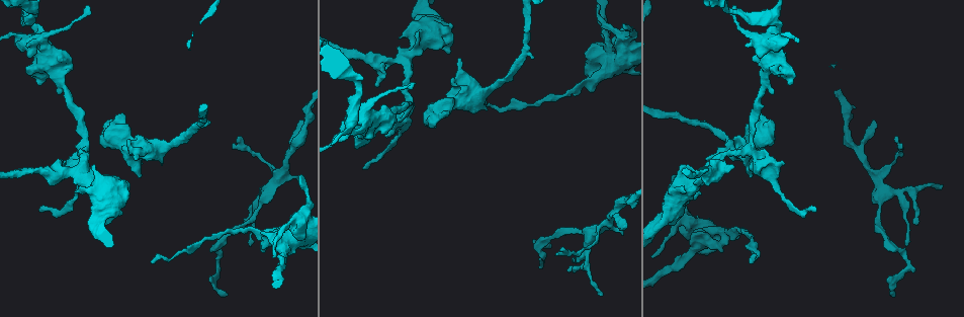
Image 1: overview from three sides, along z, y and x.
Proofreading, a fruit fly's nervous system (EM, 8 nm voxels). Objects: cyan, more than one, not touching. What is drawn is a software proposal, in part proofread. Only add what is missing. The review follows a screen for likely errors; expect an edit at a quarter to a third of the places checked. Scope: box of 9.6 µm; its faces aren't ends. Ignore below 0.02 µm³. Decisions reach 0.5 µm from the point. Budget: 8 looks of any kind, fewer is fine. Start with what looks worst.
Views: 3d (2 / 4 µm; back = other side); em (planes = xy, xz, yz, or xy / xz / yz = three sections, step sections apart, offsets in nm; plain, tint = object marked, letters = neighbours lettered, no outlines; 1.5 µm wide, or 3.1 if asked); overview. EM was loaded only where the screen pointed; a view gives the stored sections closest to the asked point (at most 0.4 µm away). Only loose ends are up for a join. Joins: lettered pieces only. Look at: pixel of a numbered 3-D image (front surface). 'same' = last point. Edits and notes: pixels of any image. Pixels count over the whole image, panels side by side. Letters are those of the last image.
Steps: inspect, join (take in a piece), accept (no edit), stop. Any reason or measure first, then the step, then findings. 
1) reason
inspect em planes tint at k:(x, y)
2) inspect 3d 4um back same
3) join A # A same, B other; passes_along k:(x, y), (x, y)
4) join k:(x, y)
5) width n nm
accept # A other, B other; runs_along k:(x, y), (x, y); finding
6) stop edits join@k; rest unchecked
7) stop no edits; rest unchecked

inspect em planes letters at 1:(707, 158)

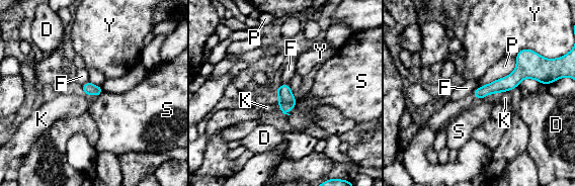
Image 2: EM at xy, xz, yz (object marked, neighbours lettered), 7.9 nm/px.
accept # D other, F other, K other, P other, S other, Y other; none of them fits

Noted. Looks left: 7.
branch stops here
inspect 3d 4um back at 1:(602, 296)

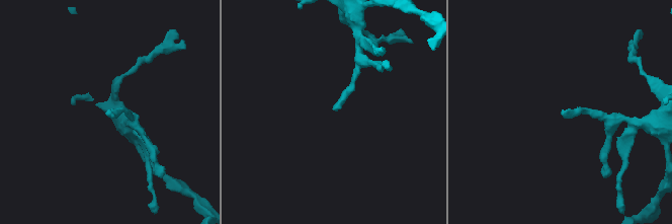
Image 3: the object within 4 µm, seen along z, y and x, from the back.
shape alone is not enough
inspect em planes letters at 3:(563, 112)

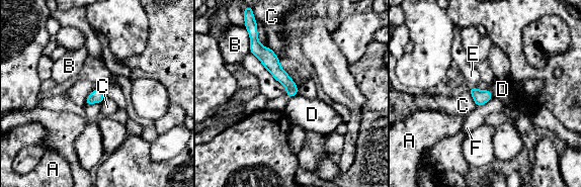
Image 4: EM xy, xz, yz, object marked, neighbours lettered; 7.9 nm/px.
accept # A other, B other, C other, D other, E other, F other; border 4:(298, 94), (291, 98); no lettered piece goes on from it

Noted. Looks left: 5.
end of a long branch
inspect 3d 2um at 1:(362, 168)

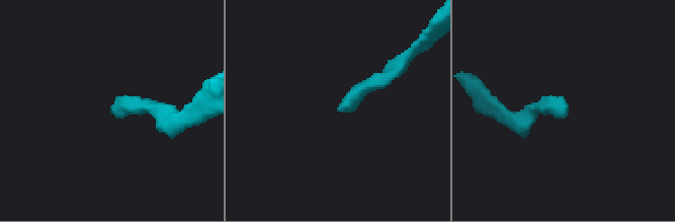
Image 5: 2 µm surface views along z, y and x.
shape alone is not enough
inspect em xy step 4 letters at 5:(340, 107)

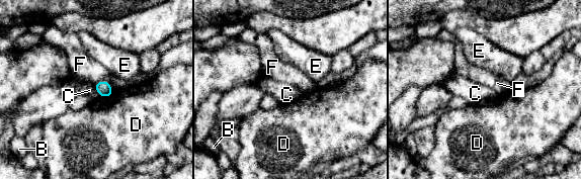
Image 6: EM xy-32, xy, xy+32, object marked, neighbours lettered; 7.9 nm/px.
inspect em xz step 4 letters same

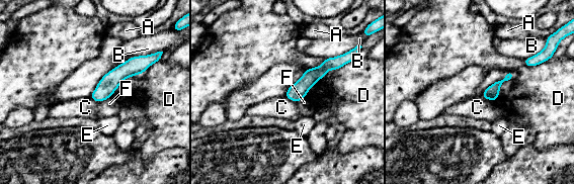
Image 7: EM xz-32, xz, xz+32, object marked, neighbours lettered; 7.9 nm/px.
accept # A other, B other, C other, D other, E other, F other; border 7:(481, 95), (493, 101); none of them fits

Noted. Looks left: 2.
stop no edits; rest unchecked

